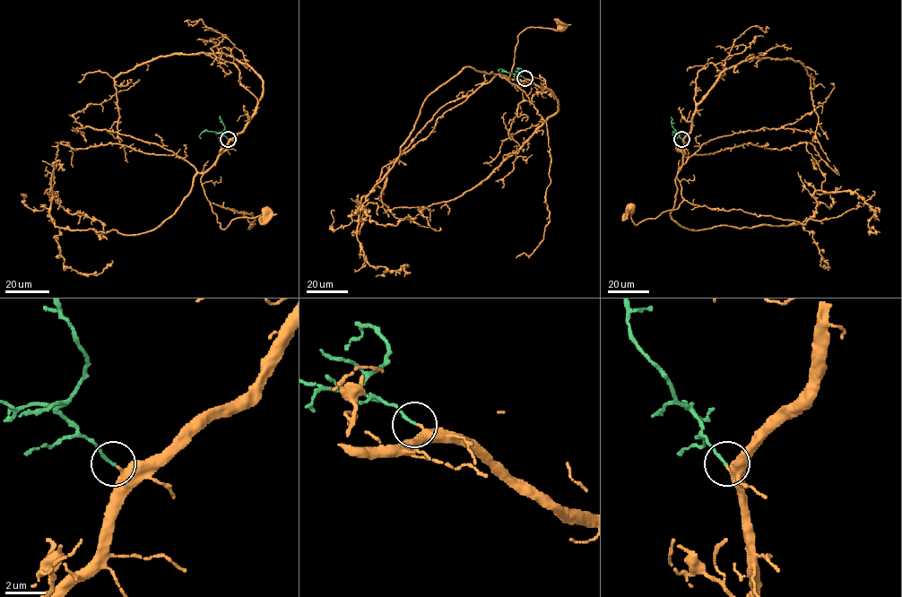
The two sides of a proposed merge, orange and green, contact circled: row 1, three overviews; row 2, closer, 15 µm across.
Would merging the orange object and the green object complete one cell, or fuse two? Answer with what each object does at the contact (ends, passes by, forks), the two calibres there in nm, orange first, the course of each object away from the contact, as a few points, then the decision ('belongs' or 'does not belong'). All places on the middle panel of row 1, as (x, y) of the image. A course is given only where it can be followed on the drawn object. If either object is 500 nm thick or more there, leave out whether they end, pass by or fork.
orange ends | green ends | 340/140 nm | orange via (525, 78), (516, 81), (499, 74), (507, 80), (509, 77), (517, 35), (530, 27), (561, 28) | green via (524, 78), (500, 68), (499, 71) | belongs

